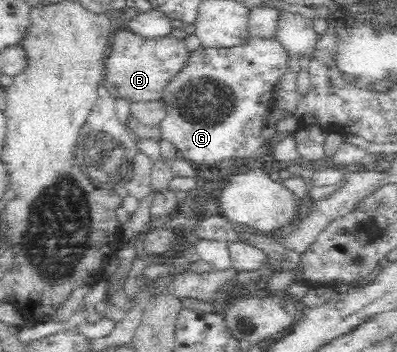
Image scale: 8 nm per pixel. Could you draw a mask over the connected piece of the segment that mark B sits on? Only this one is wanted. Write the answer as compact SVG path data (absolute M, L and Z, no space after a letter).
M121 28L111 38L101 84L108 88L115 100L123 98L132 103L159 101L169 81L186 65L190 54L184 39L172 35L147 39Z

